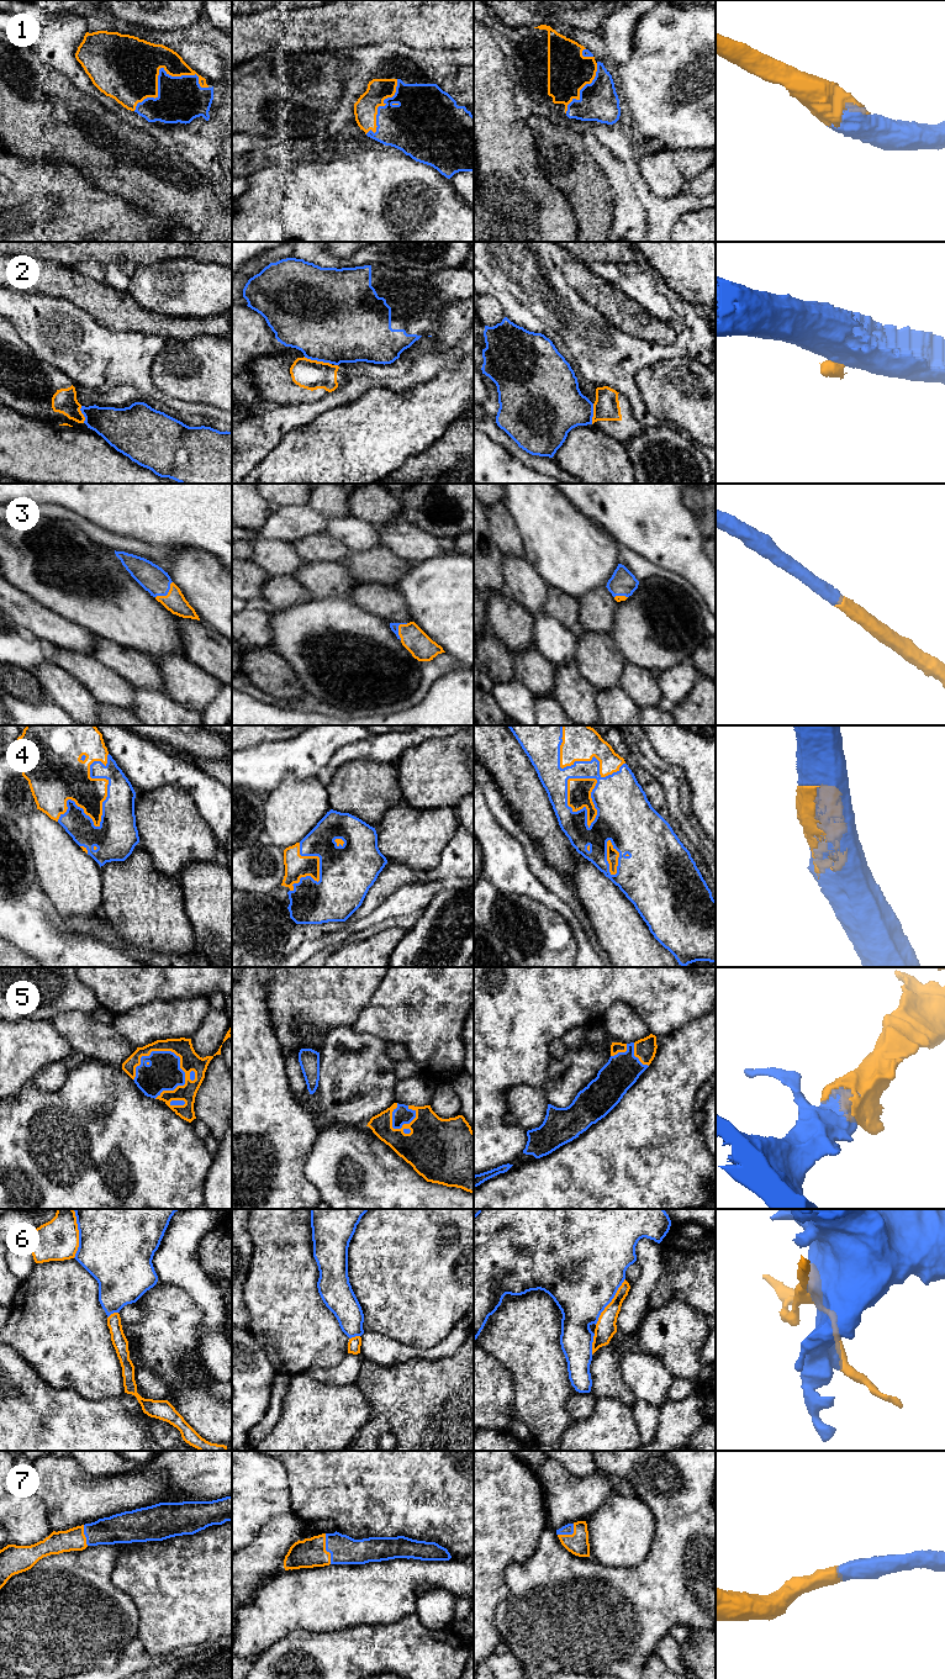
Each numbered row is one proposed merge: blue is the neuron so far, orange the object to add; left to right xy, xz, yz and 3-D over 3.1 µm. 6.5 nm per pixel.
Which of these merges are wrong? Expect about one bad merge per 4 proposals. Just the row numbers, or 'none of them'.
2, 6

